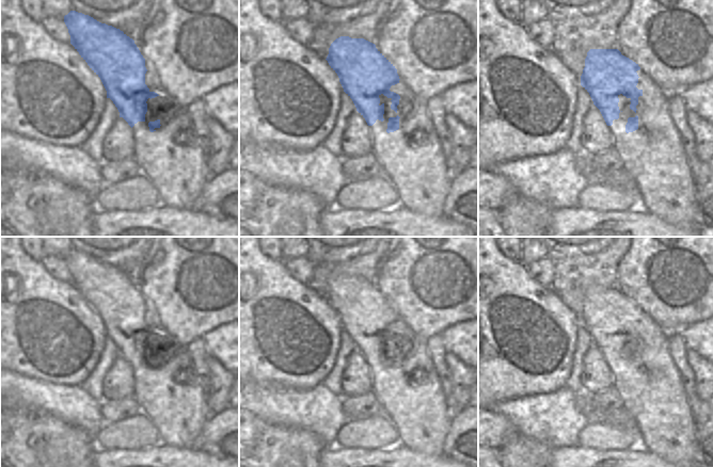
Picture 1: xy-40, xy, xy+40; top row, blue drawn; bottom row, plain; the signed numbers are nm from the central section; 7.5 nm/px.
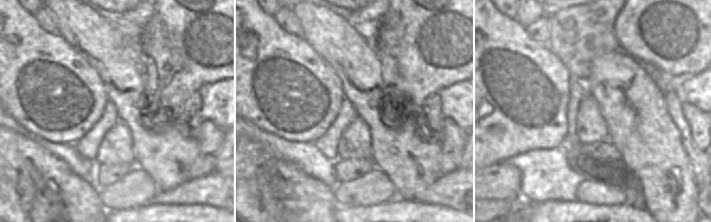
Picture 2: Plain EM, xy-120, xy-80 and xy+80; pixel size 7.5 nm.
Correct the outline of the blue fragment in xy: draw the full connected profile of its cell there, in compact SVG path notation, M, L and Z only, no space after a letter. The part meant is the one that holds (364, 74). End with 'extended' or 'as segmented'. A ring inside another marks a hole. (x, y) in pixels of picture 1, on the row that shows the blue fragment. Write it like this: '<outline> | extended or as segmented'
M340 36L336 38L329 48L329 54L326 59L331 68L337 74L344 92L352 99L356 111L365 118L371 133L371 151L374 152L382 173L389 178L399 195L399 205L415 212L428 215L430 218L440 218L444 215L444 202L450 187L450 177L447 175L437 175L428 177L429 165L422 162L416 155L419 152L413 147L409 147L406 140L414 132L415 126L401 128L401 118L397 115L397 106L400 96L391 91L391 86L401 80L395 66L376 48L376 45L364 38L351 38ZM383 94L391 98L391 108L386 109L386 102L380 103L380 95Z | extended

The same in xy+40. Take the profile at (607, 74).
M590 49L585 59L581 85L589 93L593 104L600 110L613 135L613 148L619 155L623 168L634 178L640 193L640 206L646 211L674 224L685 216L684 208L691 195L690 178L686 175L666 177L667 164L655 159L655 152L643 142L640 119L636 115L638 97L645 92L638 88L640 81L638 64L621 54L618 49ZM619 95L630 98L628 110L619 107Z | extended

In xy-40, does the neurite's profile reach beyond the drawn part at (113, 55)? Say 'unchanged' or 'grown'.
grown

